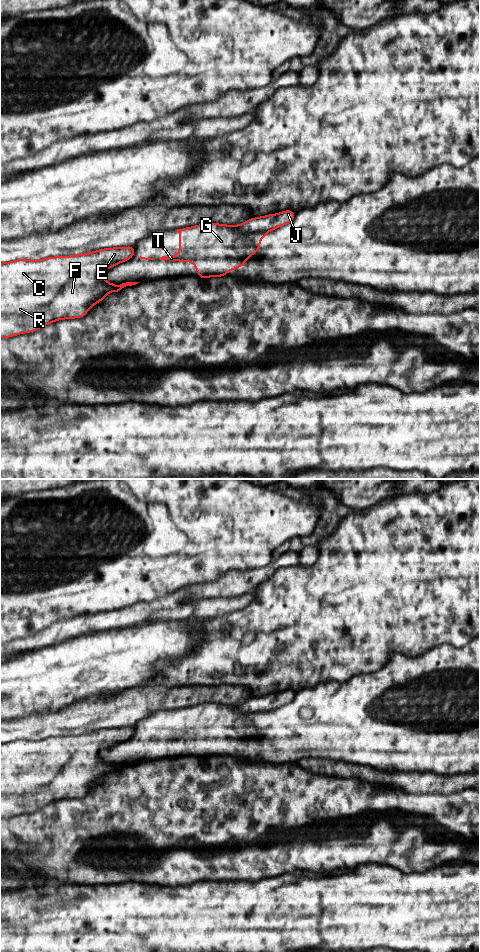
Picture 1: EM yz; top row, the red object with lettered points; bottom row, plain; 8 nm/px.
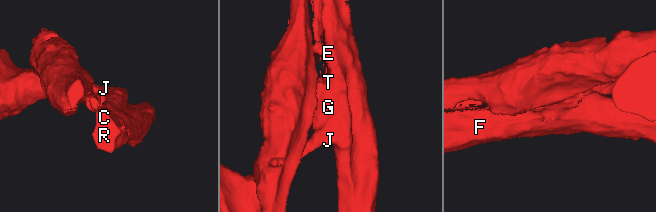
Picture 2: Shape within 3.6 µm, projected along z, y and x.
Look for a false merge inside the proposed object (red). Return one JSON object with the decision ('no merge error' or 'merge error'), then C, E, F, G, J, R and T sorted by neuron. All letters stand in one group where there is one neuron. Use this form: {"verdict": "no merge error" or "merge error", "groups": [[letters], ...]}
{"verdict": "merge error", "groups": [["C", "E", "F", "J", "R"], ["G", "T"]]}

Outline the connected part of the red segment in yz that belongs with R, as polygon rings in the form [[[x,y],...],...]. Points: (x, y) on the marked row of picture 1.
[[[132,245],[104,248],[80,255],[54,256],[40,260],[17,259],[0,263],[0,338],[31,333],[58,320],[82,318],[110,292],[118,292],[126,286],[138,284],[139,282],[126,282],[114,285],[102,276],[109,268],[130,260],[134,253],[135,245]]]

